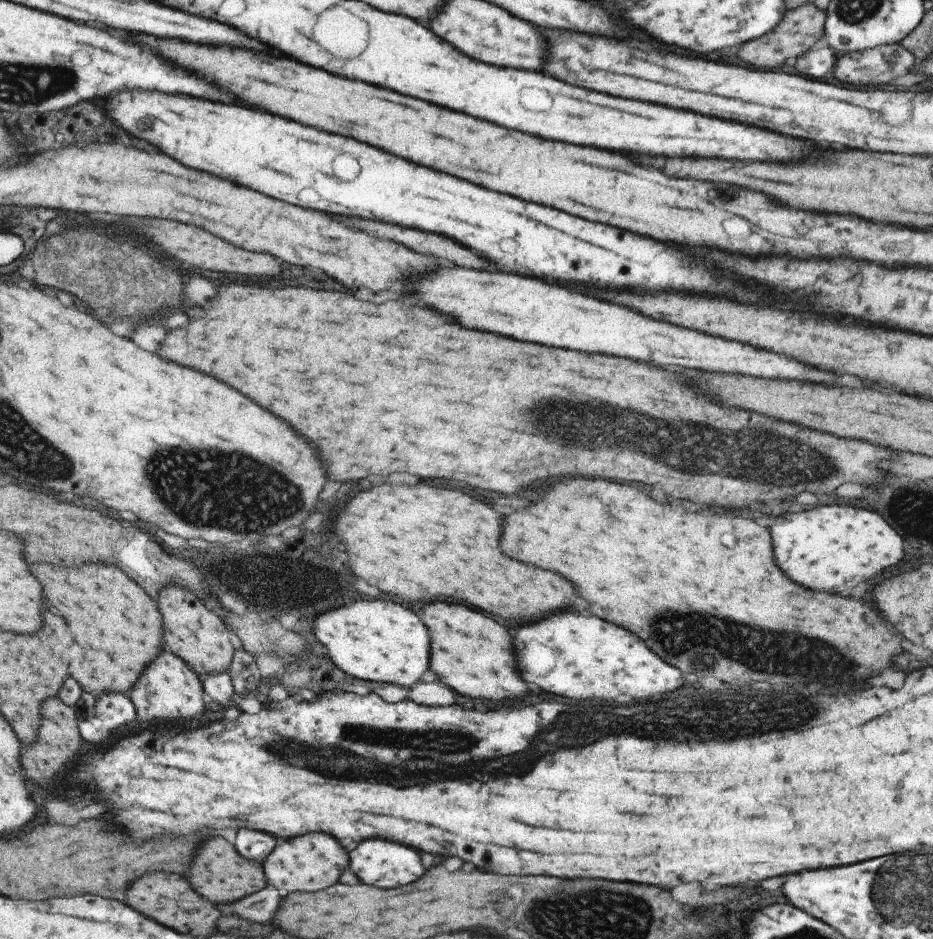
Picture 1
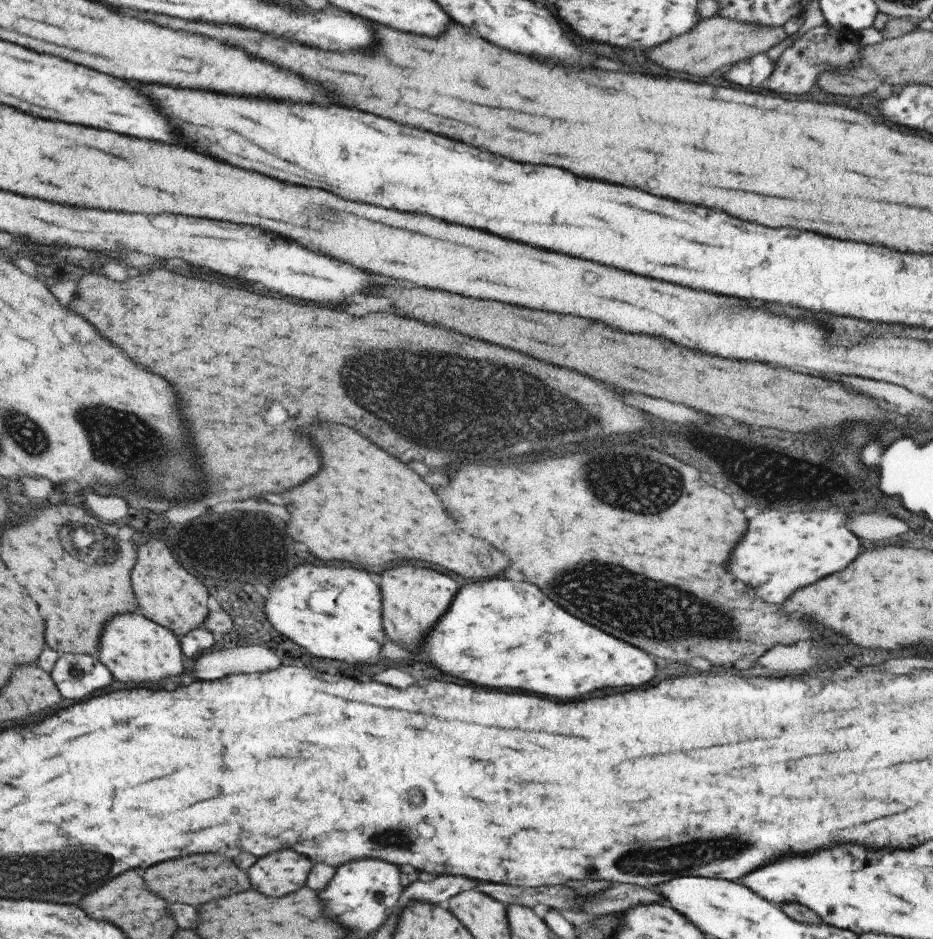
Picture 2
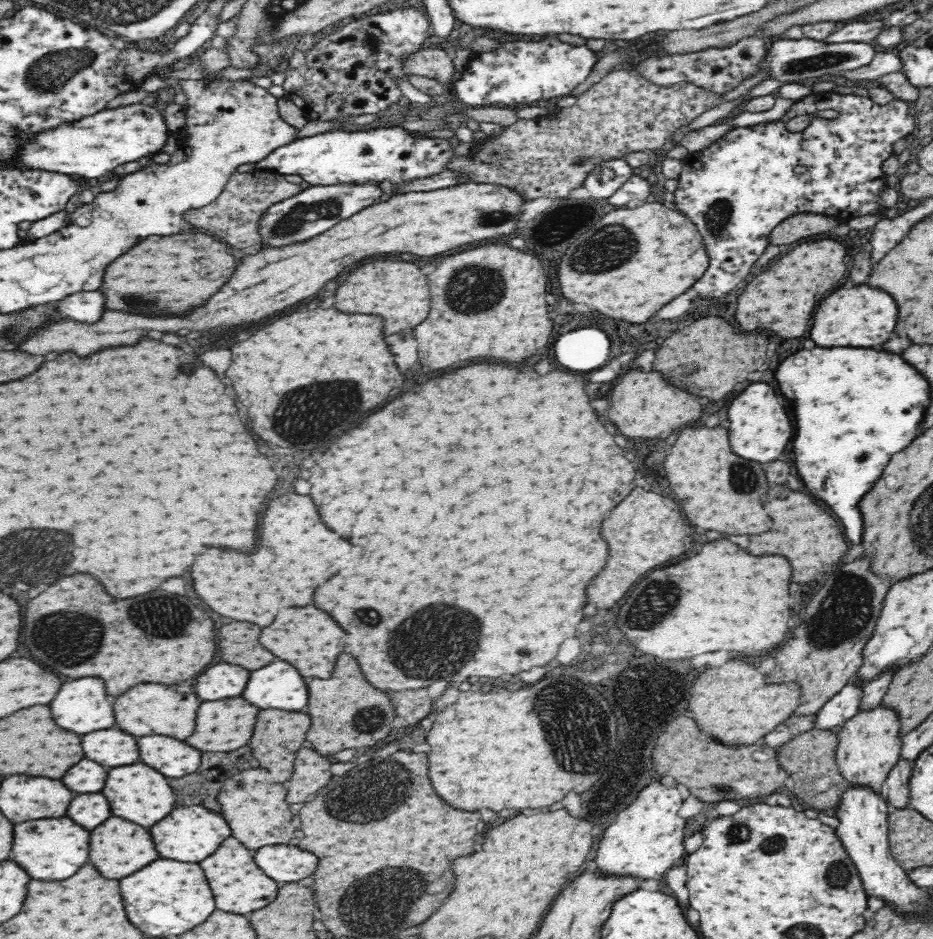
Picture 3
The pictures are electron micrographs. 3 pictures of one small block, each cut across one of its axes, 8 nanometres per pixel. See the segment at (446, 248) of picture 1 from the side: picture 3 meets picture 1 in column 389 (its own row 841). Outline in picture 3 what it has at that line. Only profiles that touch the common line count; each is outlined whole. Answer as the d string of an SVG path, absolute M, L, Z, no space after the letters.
M234 836L224 840L224 844L202 862L202 868L208 876L208 882L212 886L216 908L224 912L236 912L236 914L248 914L258 908L268 906L278 896L278 884L272 882L270 876L266 876L258 864L254 862L254 852L240 844Z

